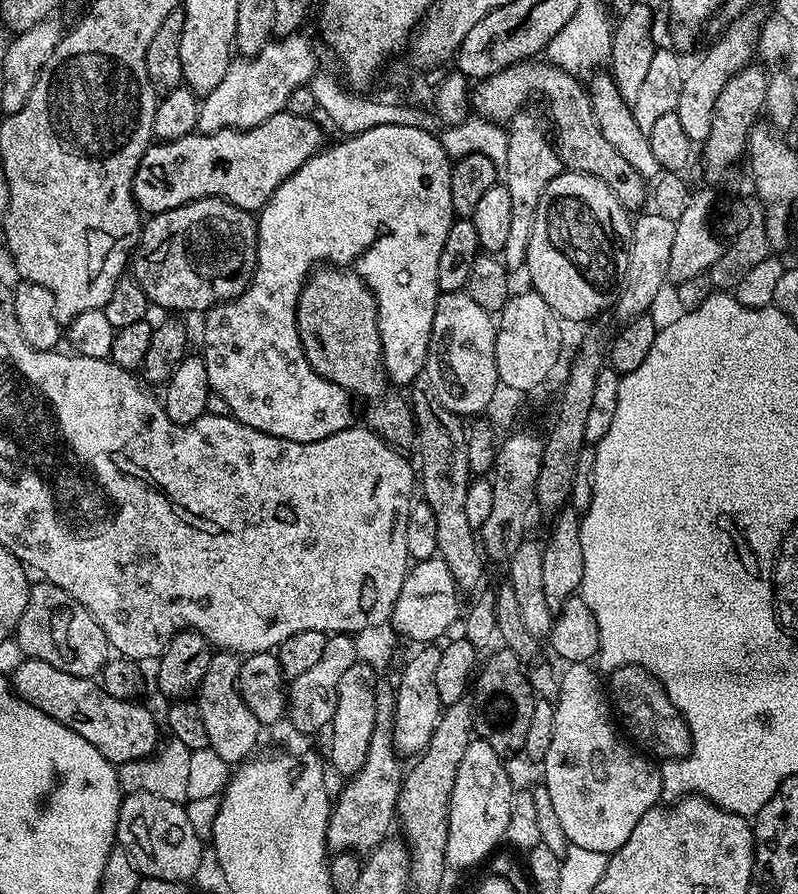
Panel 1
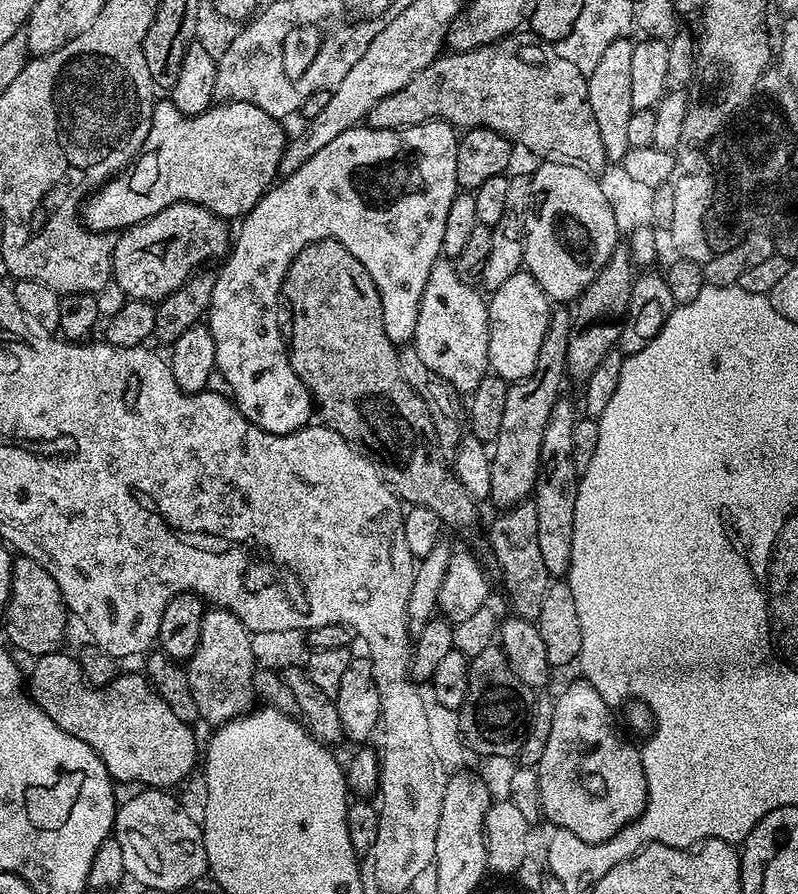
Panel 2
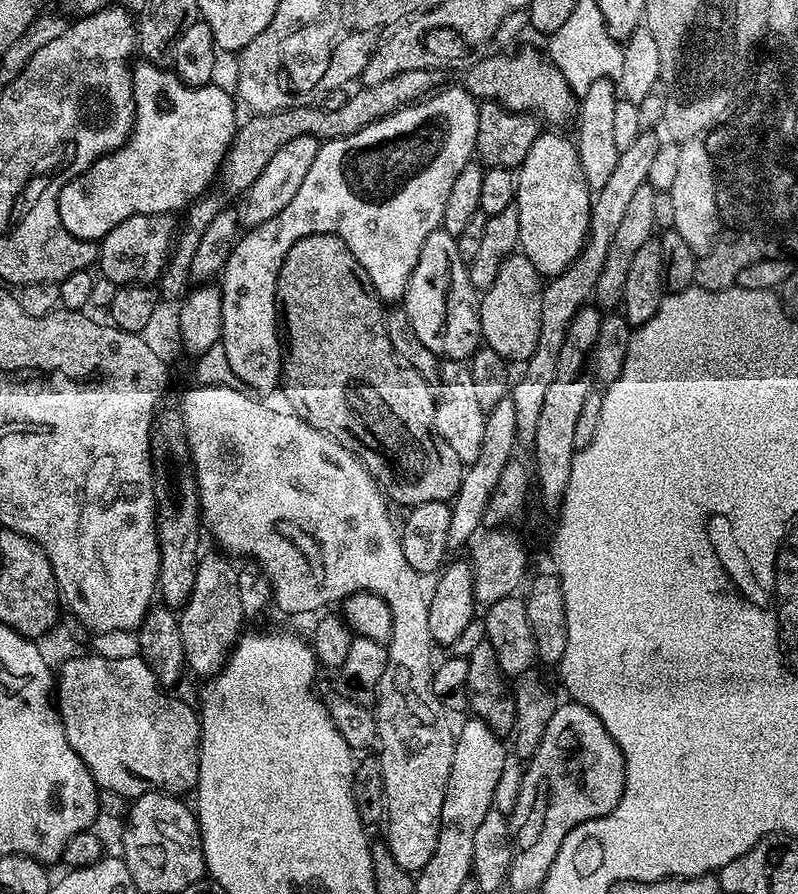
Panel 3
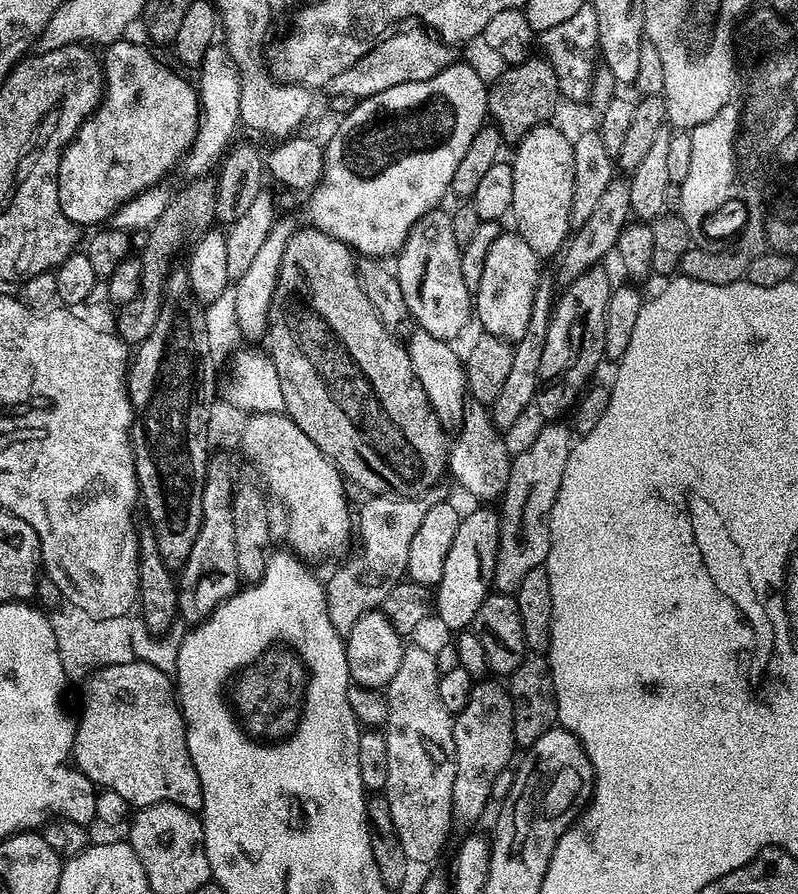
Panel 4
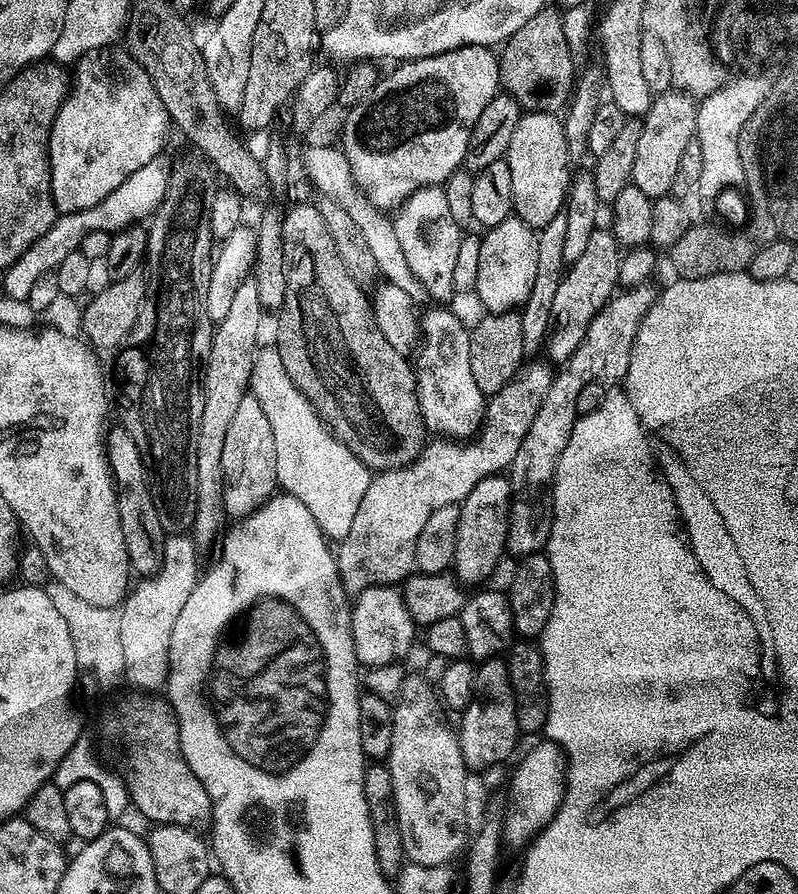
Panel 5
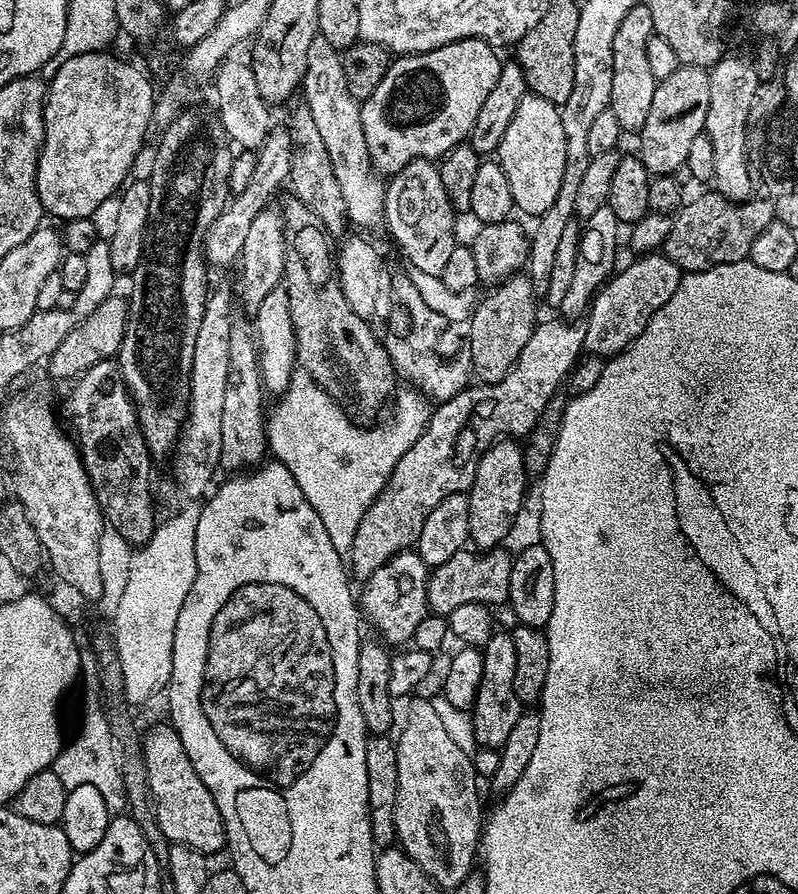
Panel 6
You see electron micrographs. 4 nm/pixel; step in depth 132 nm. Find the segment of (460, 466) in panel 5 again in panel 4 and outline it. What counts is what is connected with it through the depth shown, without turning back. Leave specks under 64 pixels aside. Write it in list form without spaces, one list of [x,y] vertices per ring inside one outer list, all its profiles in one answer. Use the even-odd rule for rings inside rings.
[[[440,486],[430,487],[422,498],[416,494],[372,494],[358,512],[358,536],[360,545],[349,560],[344,560],[332,572],[332,577],[324,584],[326,610],[334,630],[347,634],[362,618],[362,614],[379,609],[386,594],[395,584],[405,579],[408,570],[408,551],[414,530],[426,516],[429,504],[437,504],[445,499],[446,493]]]

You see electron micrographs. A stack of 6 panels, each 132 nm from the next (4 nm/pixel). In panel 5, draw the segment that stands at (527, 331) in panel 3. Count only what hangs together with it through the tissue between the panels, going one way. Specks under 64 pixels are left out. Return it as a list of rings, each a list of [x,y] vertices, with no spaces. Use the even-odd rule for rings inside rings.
[[[513,214],[480,236],[482,251],[478,254],[478,282],[474,296],[480,299],[485,313],[511,312],[519,309],[526,298],[530,298],[534,274],[538,270],[537,235],[537,229],[531,228]]]

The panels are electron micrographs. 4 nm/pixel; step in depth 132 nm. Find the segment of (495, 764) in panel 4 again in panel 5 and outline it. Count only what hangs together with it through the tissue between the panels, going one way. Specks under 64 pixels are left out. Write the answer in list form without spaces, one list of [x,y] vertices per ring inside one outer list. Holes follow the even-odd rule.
[[[503,659],[486,660],[477,667],[472,700],[459,720],[458,735],[465,768],[483,770],[511,761],[516,739],[521,739],[522,733],[516,721],[516,695],[508,677],[507,663]]]

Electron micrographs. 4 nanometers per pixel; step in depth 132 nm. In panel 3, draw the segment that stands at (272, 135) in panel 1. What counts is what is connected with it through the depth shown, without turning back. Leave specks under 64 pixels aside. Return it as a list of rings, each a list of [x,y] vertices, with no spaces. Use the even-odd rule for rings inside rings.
[[[145,59],[139,63],[131,65],[136,121],[132,123],[128,141],[116,151],[100,156],[60,192],[58,214],[62,218],[62,226],[66,226],[66,230],[79,240],[99,242],[114,230],[114,226],[118,226],[118,222],[126,222],[126,218],[134,218],[138,214],[163,216],[187,209],[193,200],[211,187],[219,165],[236,137],[236,108],[227,90],[219,88],[219,83],[189,88],[175,71]]]

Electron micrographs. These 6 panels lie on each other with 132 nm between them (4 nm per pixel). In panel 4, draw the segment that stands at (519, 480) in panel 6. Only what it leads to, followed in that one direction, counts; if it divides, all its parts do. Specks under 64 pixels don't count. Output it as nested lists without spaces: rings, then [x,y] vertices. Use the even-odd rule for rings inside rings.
[[[476,506],[473,512],[465,511],[460,517],[460,525],[458,526],[458,534],[454,534],[454,542],[450,546],[450,554],[446,554],[446,567],[442,569],[442,578],[434,585],[434,616],[437,616],[442,623],[448,628],[456,628],[455,630],[464,630],[473,623],[476,618],[476,612],[482,606],[482,602],[490,593],[496,578],[496,559],[498,558],[498,550],[500,549],[500,513],[492,506]]]

